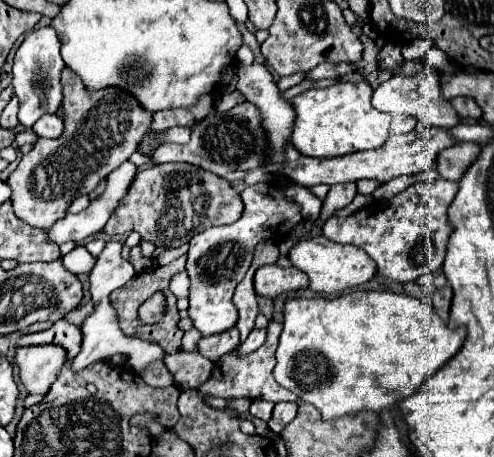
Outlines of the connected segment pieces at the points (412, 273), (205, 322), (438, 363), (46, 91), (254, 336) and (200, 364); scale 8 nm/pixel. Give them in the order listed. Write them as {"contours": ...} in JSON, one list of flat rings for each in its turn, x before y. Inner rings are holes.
{"contours":[[[445,179,413,183,389,201,373,201,349,217,329,217,323,225,323,235,333,243,363,249,377,263,381,275,401,283,415,281,443,267,449,231,453,231,453,227,449,227,447,209,453,195,457,195,457,187,459,183]],[[257,183,245,187,241,199,245,203,241,219,231,225,205,229,189,241,185,267,191,279,187,313,193,321,193,327,197,327,201,335,215,335,235,327,239,315,233,307,233,291,237,283,241,283,245,271,253,261,255,245,271,237,287,237,293,227,303,221,301,207,295,201,287,199,285,193,271,183]],[[351,291,337,299,289,299,273,375,279,385,291,389,301,401,315,405,323,419,339,419,363,409,381,413,413,395,429,375,457,355,463,341,465,327,449,329,431,305,407,295]],[[41,27,31,31,15,53,11,85,15,89,15,95,19,97,19,123,23,123,25,127,33,127,41,115,45,113,53,115,61,109,61,97,63,97,61,71,65,63,61,59,59,49,61,43,53,27]],[[253,329,247,337,247,341,239,347,239,353,251,353,251,351,259,349,265,341,265,335,267,335,267,329]],[[187,351,167,353,163,363,181,389,197,389,199,383,203,383,205,377,209,377,209,371,213,365,203,355,187,353]]]}

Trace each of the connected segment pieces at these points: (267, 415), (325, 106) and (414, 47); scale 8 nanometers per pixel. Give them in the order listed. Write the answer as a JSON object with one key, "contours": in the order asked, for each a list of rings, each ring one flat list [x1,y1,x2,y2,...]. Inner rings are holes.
{"contours":[[[253,401,249,413,255,415,255,417,261,417,263,421,269,421,269,419,271,419,271,411,273,411,273,407,275,407,275,405,269,403,269,401]],[[335,83,325,89,309,89,293,99,293,107,297,111,297,119,293,125,293,145,295,149,305,157,317,157,317,159,329,159,329,157,341,157,355,151,367,151,381,147,389,139,389,113,381,113,371,105,373,89,369,83]],[[417,39,403,47,403,57,405,59,423,59,431,47,433,47,431,39]]]}

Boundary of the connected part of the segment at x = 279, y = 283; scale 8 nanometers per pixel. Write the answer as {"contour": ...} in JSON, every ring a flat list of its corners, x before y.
{"contour":[[265,265,255,273,255,291,267,299,275,299,289,291,307,289,309,279,295,267,279,267,279,265]]}

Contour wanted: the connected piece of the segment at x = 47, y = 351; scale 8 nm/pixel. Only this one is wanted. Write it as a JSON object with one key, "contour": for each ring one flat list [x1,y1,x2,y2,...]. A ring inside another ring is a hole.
{"contour":[[39,345,39,347,19,347,17,365,21,369,19,377,29,393,45,395,53,381,57,379,63,363,65,349,57,345]]}

